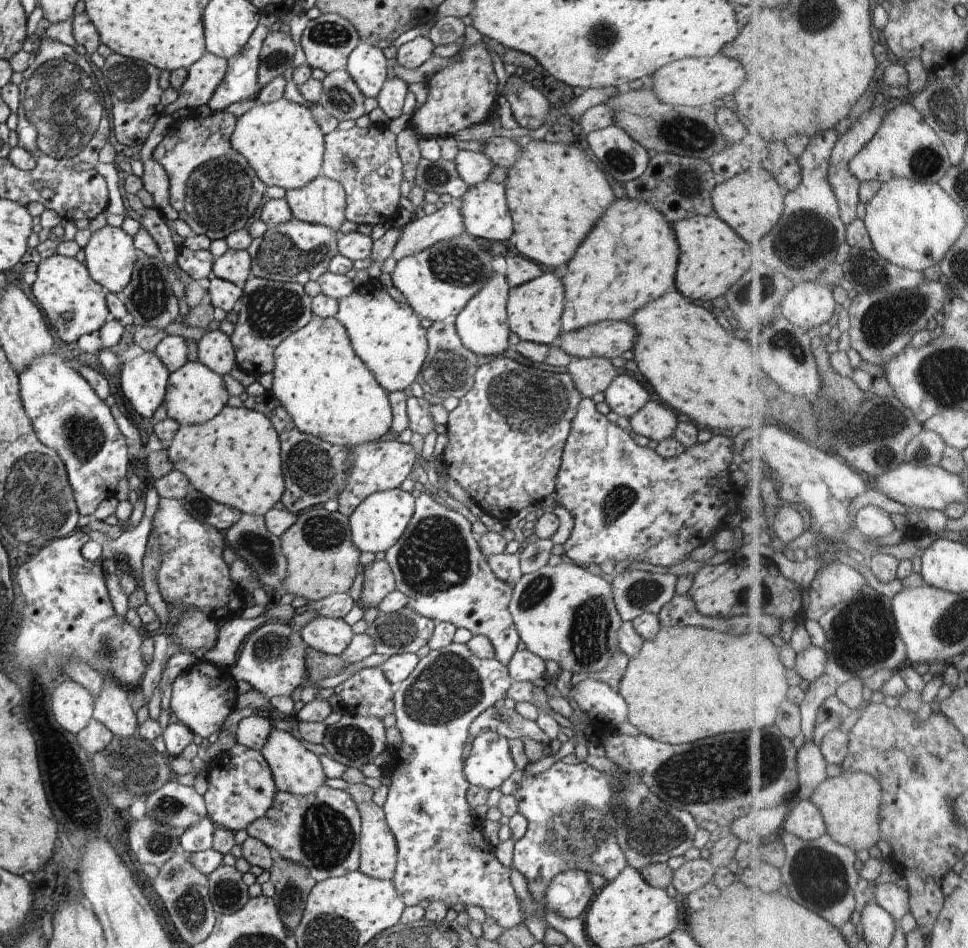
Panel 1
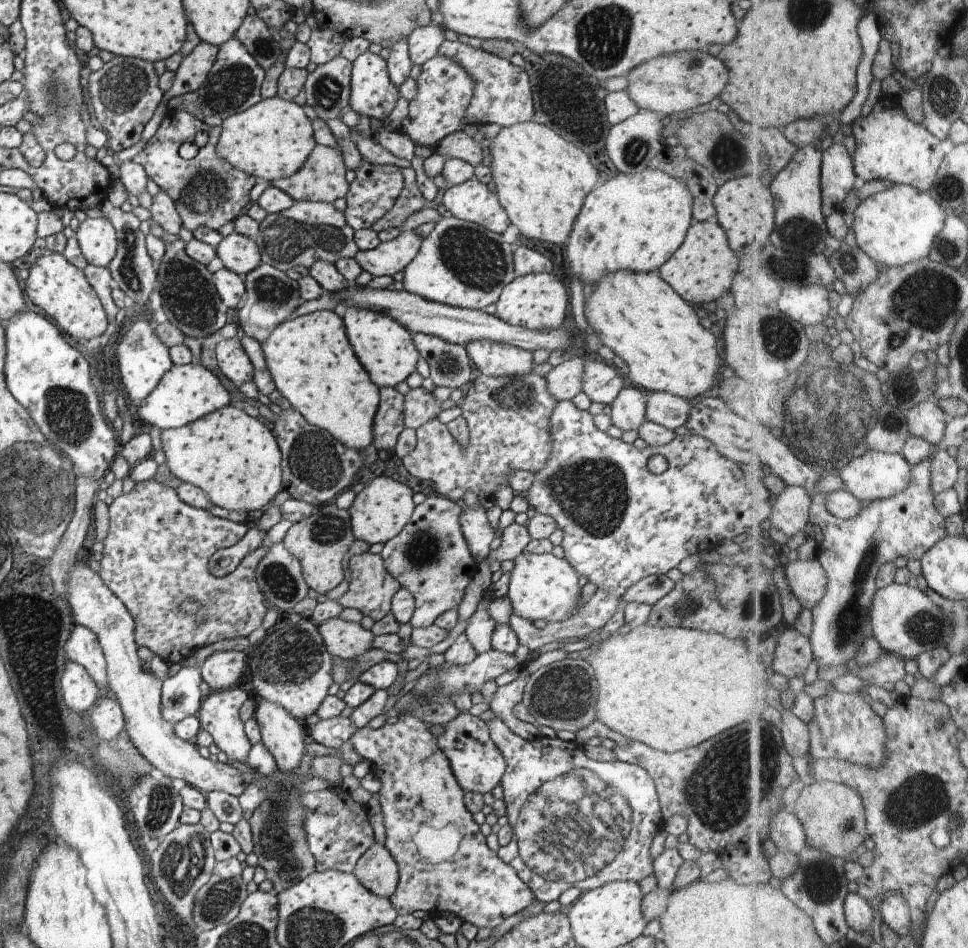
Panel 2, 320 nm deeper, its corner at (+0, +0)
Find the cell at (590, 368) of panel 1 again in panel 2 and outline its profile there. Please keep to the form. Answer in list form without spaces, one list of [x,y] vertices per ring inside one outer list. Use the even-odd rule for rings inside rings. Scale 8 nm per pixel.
[[[572,357],[568,362],[564,362],[546,376],[548,382],[548,392],[553,398],[560,401],[571,401],[577,394],[583,391],[585,358]]]

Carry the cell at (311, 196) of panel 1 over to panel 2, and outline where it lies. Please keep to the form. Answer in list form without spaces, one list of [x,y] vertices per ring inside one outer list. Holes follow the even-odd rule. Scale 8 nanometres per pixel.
[[[317,144],[304,164],[292,176],[270,182],[288,193],[295,201],[322,201],[333,203],[336,198],[345,197],[349,192],[350,175],[344,165],[342,151],[326,145]]]

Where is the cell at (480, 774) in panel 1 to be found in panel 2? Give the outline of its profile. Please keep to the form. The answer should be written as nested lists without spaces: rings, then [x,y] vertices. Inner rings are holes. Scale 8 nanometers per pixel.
[[[460,713],[452,722],[444,725],[444,732],[438,738],[438,746],[444,750],[446,758],[450,760],[450,766],[458,784],[464,792],[484,794],[498,786],[504,774],[506,763],[504,757],[492,738],[486,722],[469,713]]]

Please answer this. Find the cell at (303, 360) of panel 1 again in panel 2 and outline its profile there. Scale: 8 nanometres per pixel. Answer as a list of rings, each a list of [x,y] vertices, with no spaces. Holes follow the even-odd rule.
[[[320,310],[294,320],[288,319],[270,334],[268,340],[264,340],[261,350],[263,364],[267,366],[275,388],[310,425],[326,430],[348,448],[364,450],[372,444],[374,416],[380,406],[380,388],[372,382],[352,351],[339,311]]]

